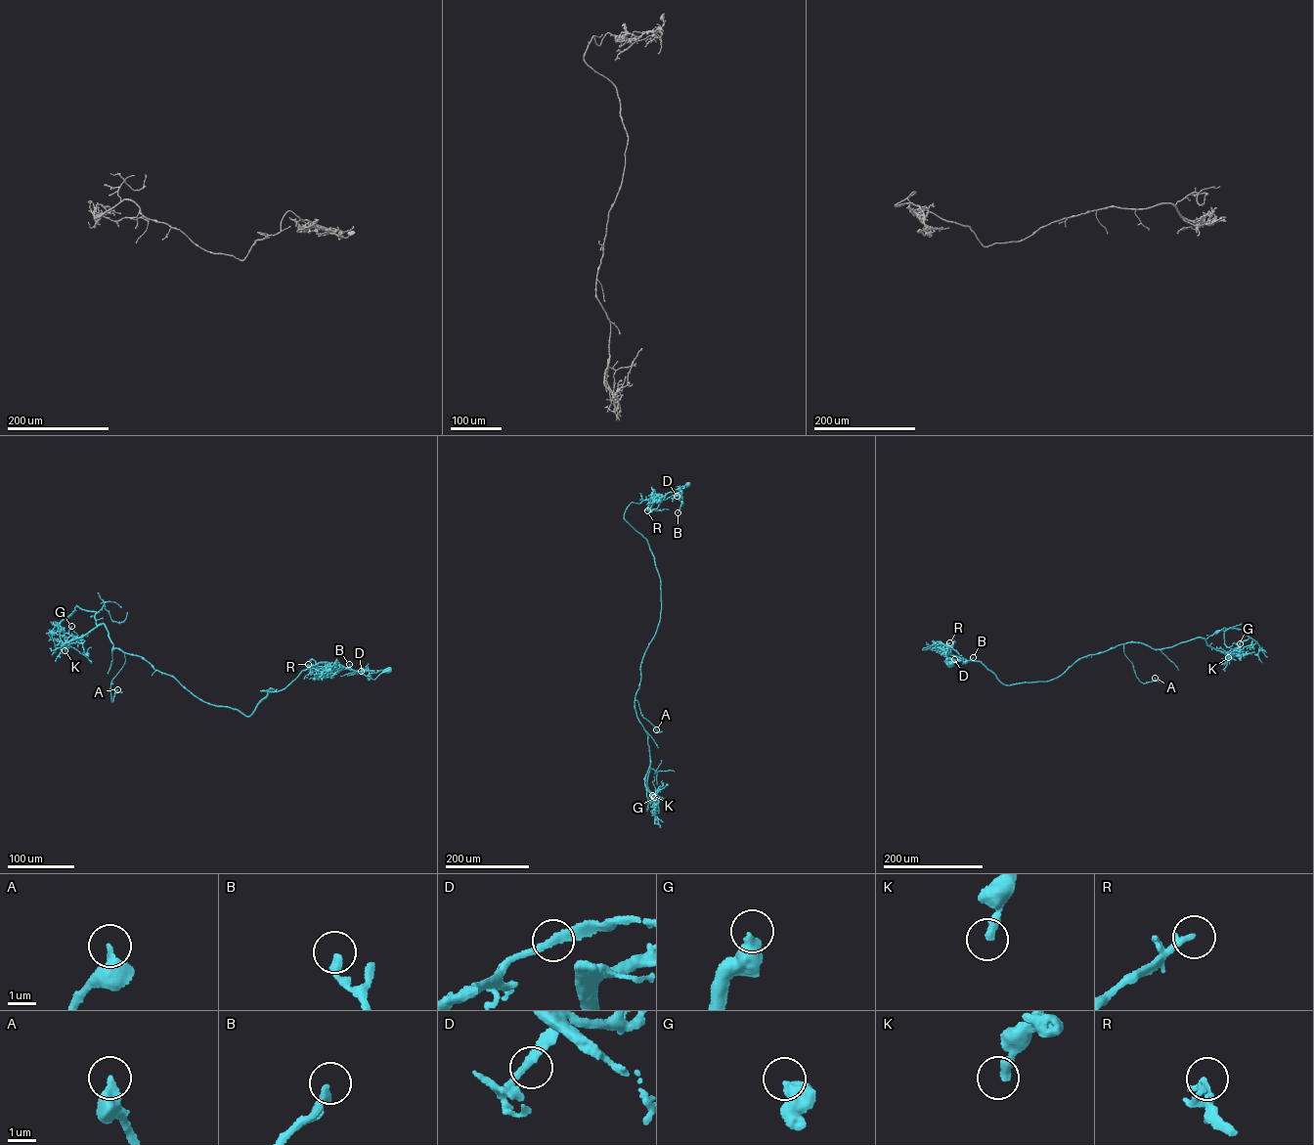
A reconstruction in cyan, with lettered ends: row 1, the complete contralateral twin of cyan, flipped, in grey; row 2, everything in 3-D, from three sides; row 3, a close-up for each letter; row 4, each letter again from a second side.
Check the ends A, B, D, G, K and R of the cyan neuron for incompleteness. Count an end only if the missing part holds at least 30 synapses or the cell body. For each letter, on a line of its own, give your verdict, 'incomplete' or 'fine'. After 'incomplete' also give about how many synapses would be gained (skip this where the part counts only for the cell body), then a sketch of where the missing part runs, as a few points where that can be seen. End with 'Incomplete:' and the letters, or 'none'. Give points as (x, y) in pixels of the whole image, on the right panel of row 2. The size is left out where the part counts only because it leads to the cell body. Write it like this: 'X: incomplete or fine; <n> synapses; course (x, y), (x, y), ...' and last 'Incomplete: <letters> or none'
A: fine
B: fine
D: fine
G: fine
K: fine
R: fine
Incomplete: none

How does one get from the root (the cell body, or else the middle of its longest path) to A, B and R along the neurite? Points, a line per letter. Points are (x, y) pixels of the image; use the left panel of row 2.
A: (388, 670), (373, 680), (318, 663), (261, 690), (274, 689), (248, 716), (125, 652), (112, 702), (117, 689)
B: (388, 670), (373, 680), (361, 672), (367, 670), (356, 672), (349, 664)
R: (388, 670), (373, 680), (338, 664), (328, 663), (326, 667), (308, 664)

